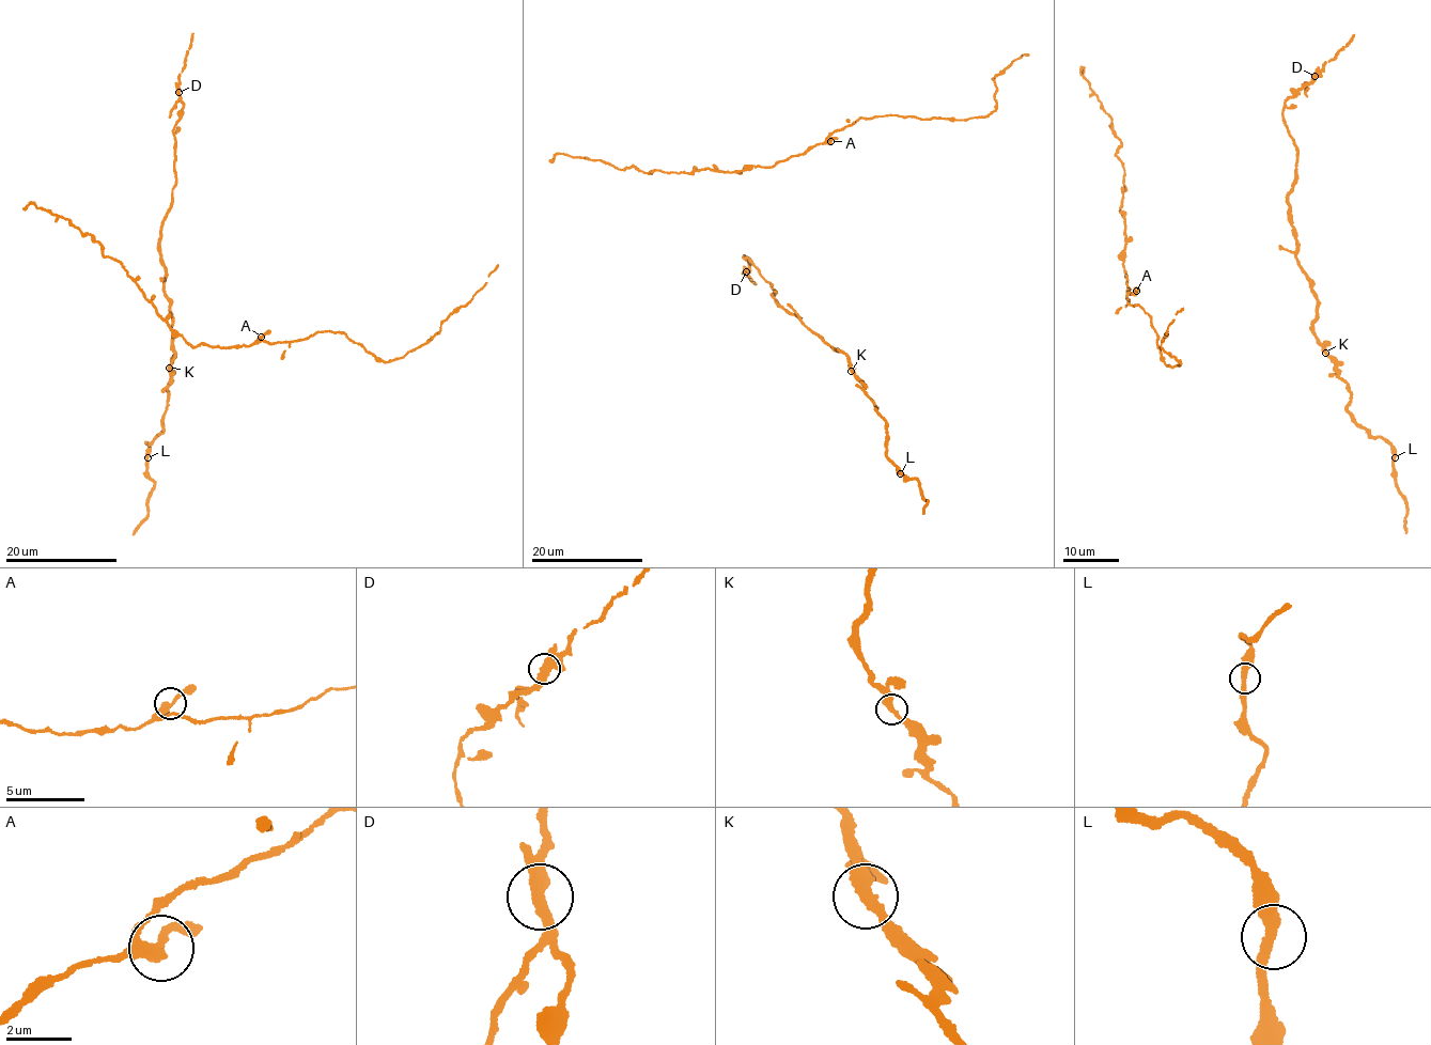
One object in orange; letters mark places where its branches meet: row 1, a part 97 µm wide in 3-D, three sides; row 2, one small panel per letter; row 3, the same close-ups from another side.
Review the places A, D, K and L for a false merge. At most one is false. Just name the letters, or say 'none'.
D

